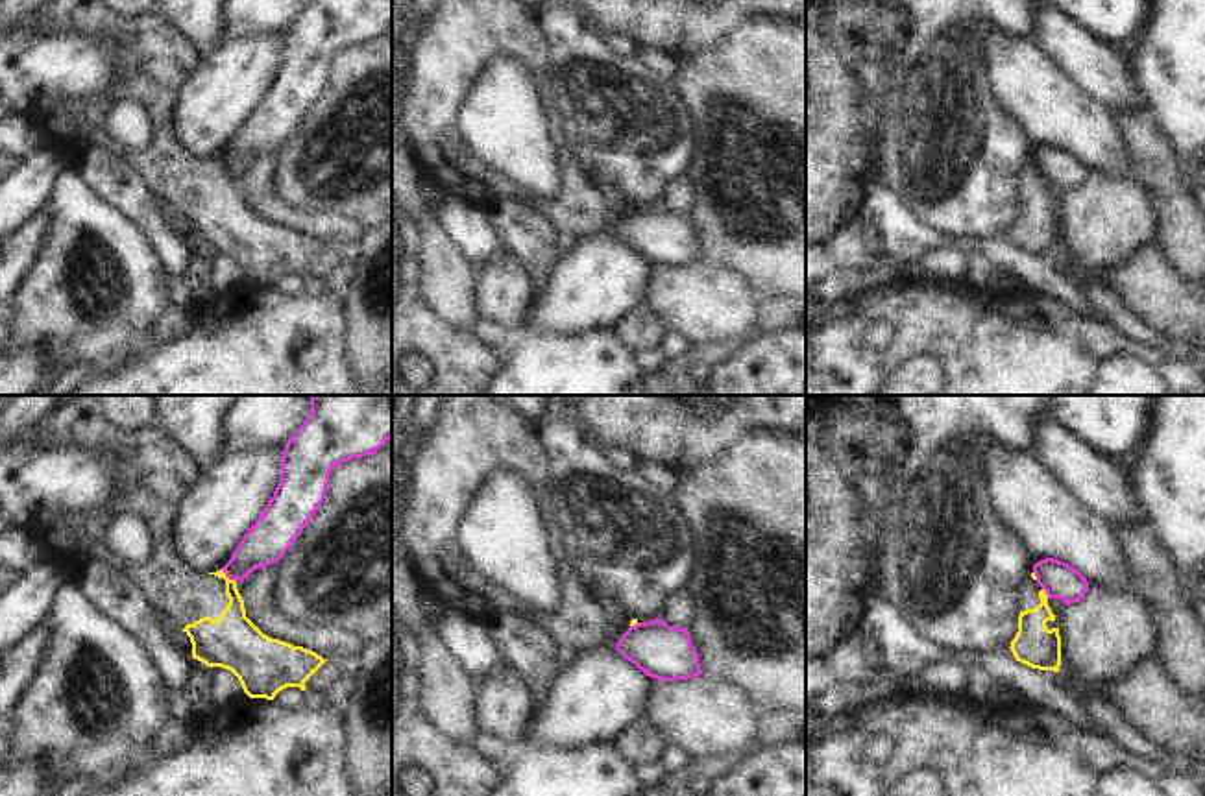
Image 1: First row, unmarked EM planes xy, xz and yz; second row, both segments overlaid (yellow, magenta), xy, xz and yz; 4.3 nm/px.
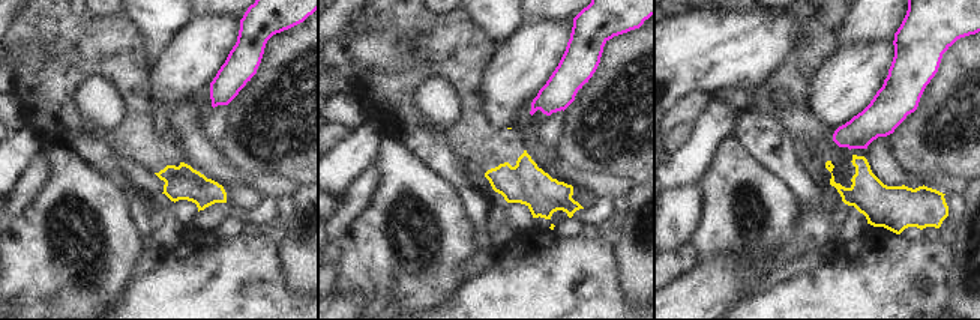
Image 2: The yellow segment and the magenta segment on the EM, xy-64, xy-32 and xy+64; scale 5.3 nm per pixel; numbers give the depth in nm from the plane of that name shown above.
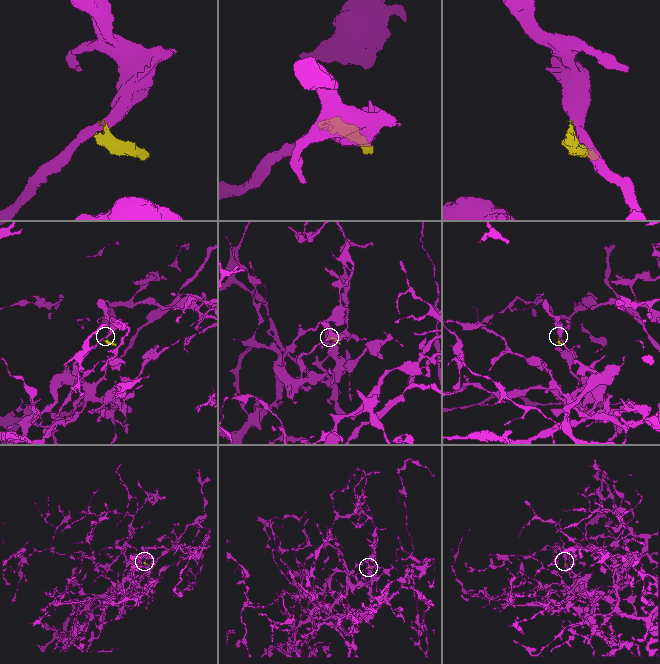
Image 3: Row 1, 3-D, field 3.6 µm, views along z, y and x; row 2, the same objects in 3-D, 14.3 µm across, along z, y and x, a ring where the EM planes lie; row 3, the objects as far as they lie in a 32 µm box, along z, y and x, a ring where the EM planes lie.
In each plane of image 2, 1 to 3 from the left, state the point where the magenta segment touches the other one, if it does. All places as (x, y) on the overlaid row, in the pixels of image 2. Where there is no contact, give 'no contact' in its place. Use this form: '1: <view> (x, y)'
1: no contact
2: no contact
3: no contact

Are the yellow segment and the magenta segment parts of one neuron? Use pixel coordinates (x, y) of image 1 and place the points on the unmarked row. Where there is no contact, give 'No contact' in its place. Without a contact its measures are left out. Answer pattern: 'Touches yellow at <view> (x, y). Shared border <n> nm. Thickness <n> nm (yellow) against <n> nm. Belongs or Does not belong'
Touches yellow at xy (226, 163). Shared border 90 nm. Thickness 180 nm (yellow) against 190 nm. Does not belong

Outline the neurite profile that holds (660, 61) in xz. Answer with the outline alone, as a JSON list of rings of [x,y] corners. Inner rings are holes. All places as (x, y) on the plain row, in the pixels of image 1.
[[[647,46],[641,48],[636,55],[636,59],[649,70],[673,79],[678,66],[680,66],[680,59],[676,59],[675,55],[671,55],[665,50],[660,50],[656,46]]]

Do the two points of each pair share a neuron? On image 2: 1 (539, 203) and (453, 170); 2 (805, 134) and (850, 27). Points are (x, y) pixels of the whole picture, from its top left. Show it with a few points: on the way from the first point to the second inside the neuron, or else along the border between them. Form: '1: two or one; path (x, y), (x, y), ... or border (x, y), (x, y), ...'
1: two; border (441, 132), (443, 141), (461, 163)
2: two; border (833, 32), (838, 44)

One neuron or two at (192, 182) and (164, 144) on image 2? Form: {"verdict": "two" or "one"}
{"verdict": "one"}

